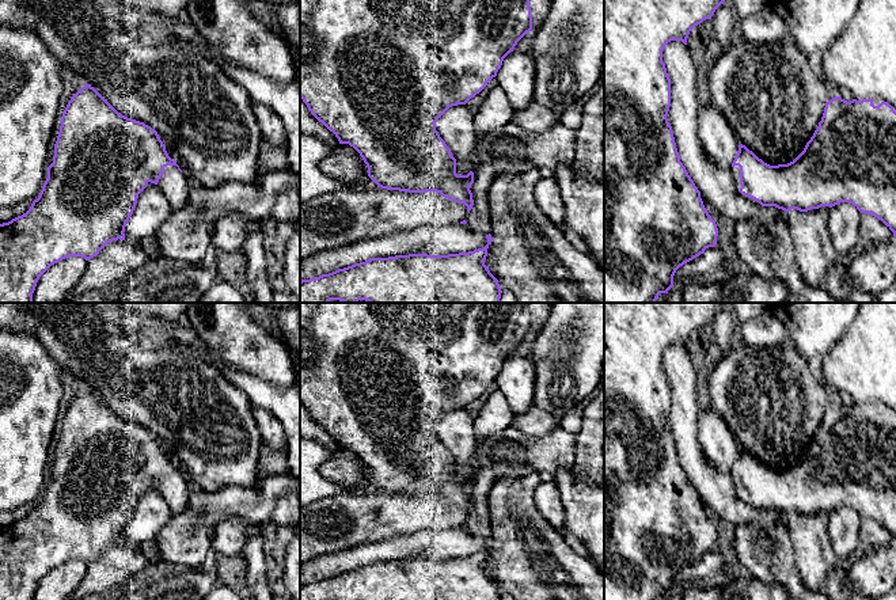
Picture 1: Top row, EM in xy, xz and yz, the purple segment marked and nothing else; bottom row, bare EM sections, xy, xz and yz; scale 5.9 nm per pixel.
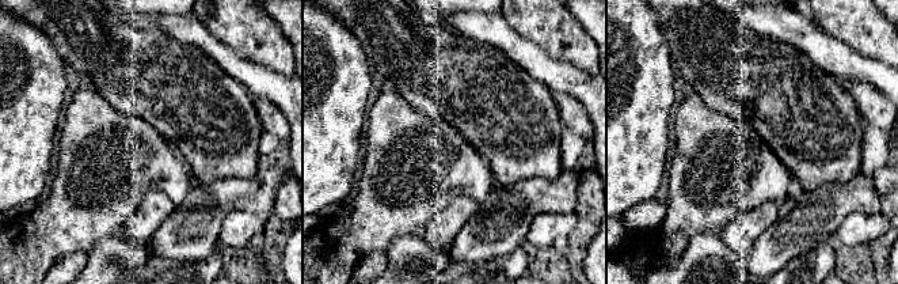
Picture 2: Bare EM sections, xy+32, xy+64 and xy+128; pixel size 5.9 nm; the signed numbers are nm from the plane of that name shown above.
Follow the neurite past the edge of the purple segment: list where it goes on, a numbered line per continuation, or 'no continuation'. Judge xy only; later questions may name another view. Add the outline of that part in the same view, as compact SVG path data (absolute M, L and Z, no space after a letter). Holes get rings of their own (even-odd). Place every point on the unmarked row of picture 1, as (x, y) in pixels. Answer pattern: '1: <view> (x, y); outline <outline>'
1: xy (177, 492); outline M167 470L157 486L157 491L164 495L174 516L186 509L191 487L176 470Z

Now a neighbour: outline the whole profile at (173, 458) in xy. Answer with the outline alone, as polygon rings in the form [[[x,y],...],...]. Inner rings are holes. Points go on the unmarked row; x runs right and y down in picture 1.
[[[163,445],[163,448],[166,449],[166,455],[167,455],[168,460],[176,466],[176,468],[179,470],[182,476],[186,479],[186,482],[190,485],[190,487],[191,489],[198,489],[191,483],[190,472],[181,463],[179,457],[175,453],[172,453],[168,447]]]

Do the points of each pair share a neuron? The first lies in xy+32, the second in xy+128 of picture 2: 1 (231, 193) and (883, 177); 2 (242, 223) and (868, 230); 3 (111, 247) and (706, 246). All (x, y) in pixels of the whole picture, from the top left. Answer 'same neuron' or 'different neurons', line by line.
1: different neurons
2: same neuron
3: same neuron

